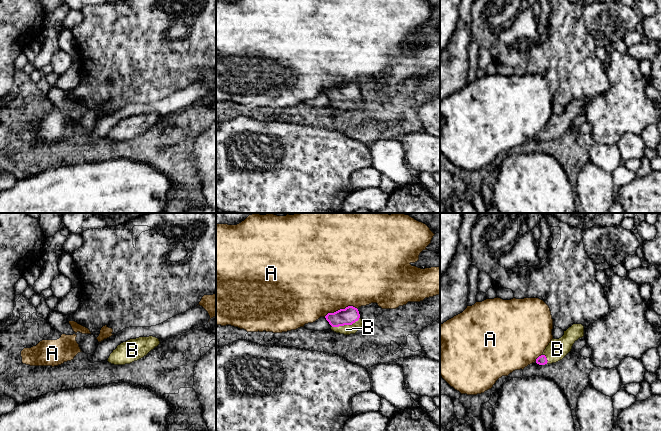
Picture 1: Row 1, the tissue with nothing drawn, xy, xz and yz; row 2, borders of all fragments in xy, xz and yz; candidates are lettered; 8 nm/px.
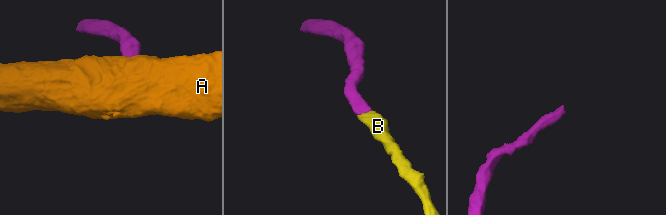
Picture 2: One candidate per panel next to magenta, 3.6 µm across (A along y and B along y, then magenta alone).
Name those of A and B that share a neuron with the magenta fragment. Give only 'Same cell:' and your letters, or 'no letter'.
Same cell: B

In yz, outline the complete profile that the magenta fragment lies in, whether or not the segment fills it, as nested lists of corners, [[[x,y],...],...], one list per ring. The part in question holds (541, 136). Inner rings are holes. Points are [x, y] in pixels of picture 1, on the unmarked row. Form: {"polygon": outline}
{"polygon": [[[573,100],[559,115],[552,115],[543,130],[536,135],[539,141],[552,140],[562,136],[572,125],[573,120],[584,112],[584,102]]]}

